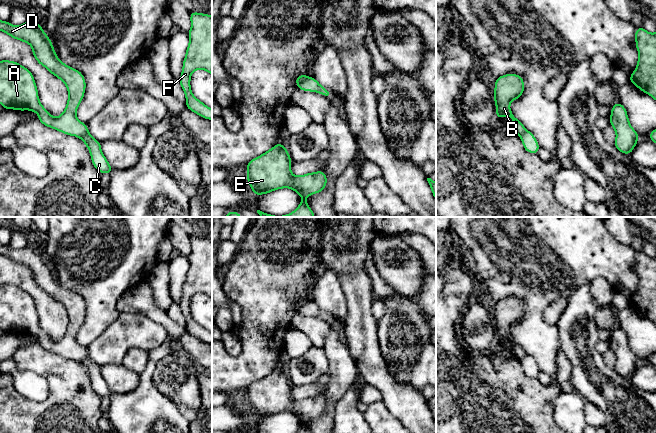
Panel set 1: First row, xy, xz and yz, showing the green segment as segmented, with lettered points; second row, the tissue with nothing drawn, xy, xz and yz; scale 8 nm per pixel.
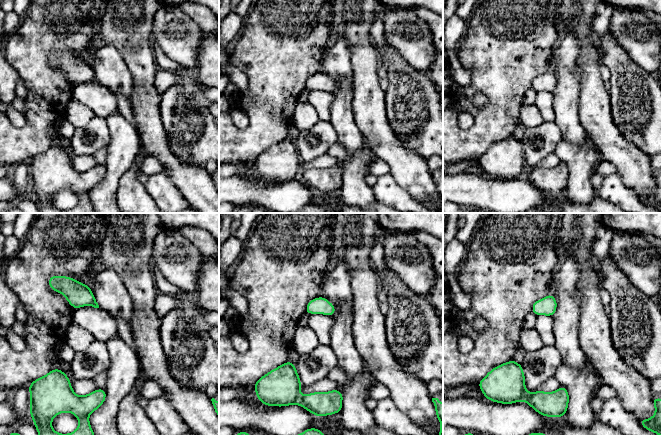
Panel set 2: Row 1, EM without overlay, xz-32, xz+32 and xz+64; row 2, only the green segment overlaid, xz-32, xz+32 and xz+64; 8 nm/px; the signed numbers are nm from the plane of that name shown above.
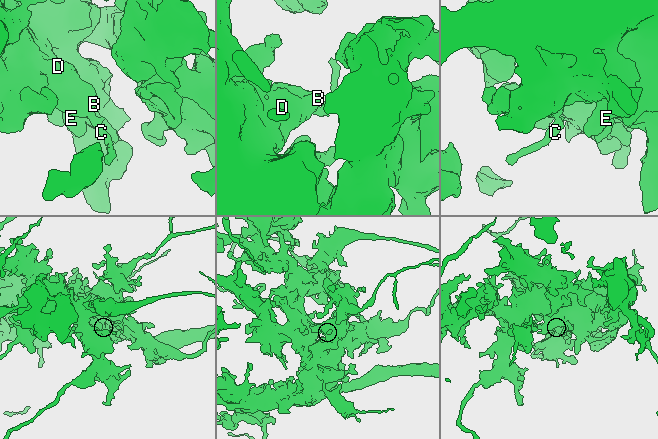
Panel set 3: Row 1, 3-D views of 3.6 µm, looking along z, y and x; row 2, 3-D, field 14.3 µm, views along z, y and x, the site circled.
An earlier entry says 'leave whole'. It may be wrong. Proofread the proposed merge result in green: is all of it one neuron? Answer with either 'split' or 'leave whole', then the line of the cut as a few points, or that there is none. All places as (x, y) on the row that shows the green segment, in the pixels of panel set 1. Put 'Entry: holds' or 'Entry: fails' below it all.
split; cut xz (309, 77), (298, 85)
Entry: fails

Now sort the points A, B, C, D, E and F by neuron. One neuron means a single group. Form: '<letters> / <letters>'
A B D E F / C

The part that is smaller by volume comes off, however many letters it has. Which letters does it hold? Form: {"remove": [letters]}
{"remove": ["C"]}

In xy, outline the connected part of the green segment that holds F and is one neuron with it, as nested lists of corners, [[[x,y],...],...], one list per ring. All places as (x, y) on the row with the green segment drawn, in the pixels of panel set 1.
[[[190,12],[190,20],[189,45],[179,83],[186,96],[186,107],[202,118],[212,120],[212,109],[192,94],[190,86],[194,71],[203,69],[212,75],[212,16]]]

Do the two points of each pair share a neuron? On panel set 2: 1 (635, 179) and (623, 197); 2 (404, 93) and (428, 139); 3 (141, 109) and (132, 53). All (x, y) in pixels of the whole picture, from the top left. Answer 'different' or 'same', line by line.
1: different
2: same
3: same

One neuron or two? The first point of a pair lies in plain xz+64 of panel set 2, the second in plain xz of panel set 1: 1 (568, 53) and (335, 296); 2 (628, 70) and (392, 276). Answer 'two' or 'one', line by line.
1: one
2: two

